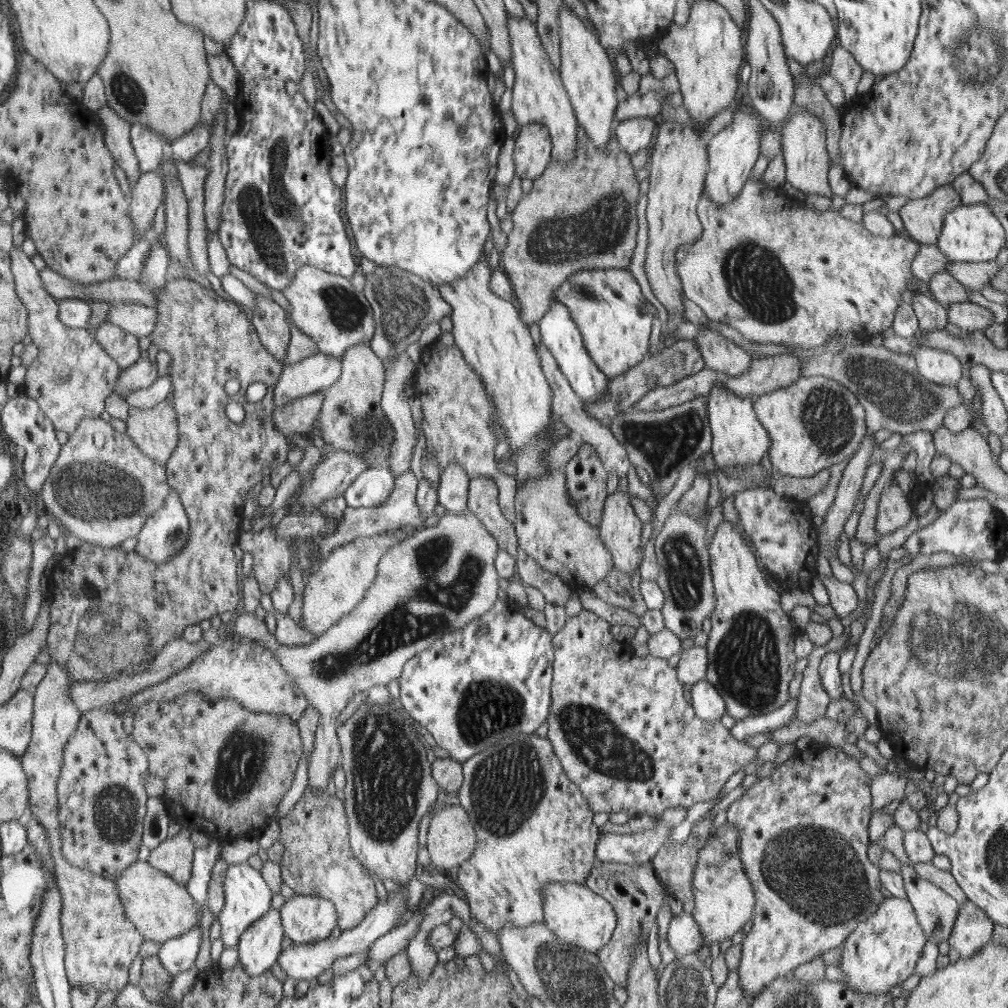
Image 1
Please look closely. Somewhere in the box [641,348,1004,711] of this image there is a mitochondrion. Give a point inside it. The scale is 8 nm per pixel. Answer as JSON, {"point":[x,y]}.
{"point":[905,399]}

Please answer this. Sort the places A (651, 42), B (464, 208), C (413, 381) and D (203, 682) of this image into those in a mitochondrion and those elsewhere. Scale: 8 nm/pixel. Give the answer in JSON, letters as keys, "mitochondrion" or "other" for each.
{"A":"other","B":"other","C":"other","D":"other"}

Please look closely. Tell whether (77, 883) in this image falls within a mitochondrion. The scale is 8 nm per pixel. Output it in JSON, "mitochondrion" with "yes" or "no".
{"mitochondrion":"no"}

